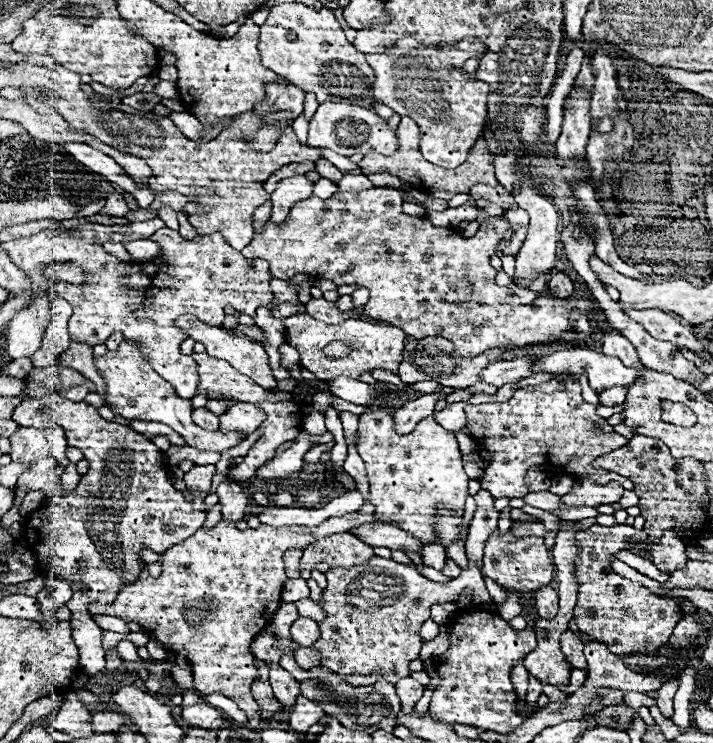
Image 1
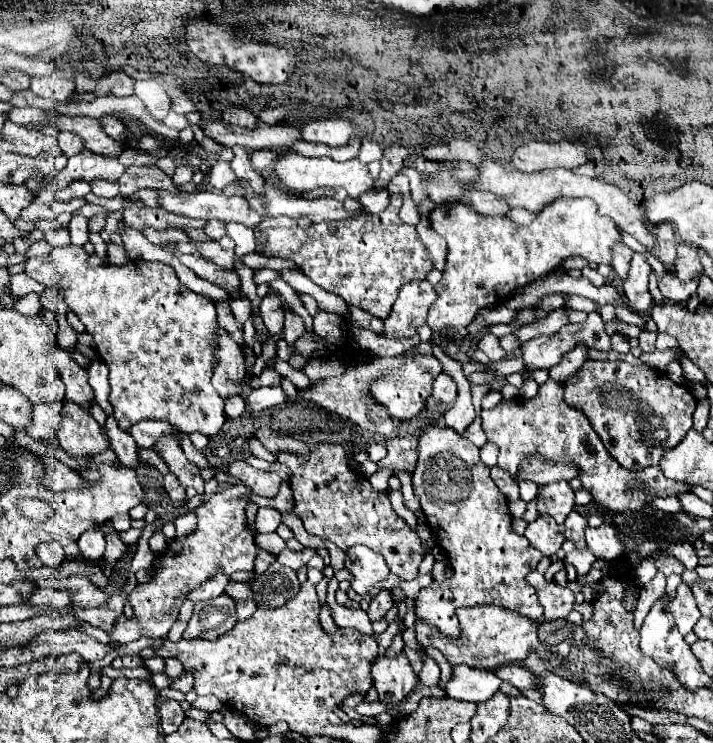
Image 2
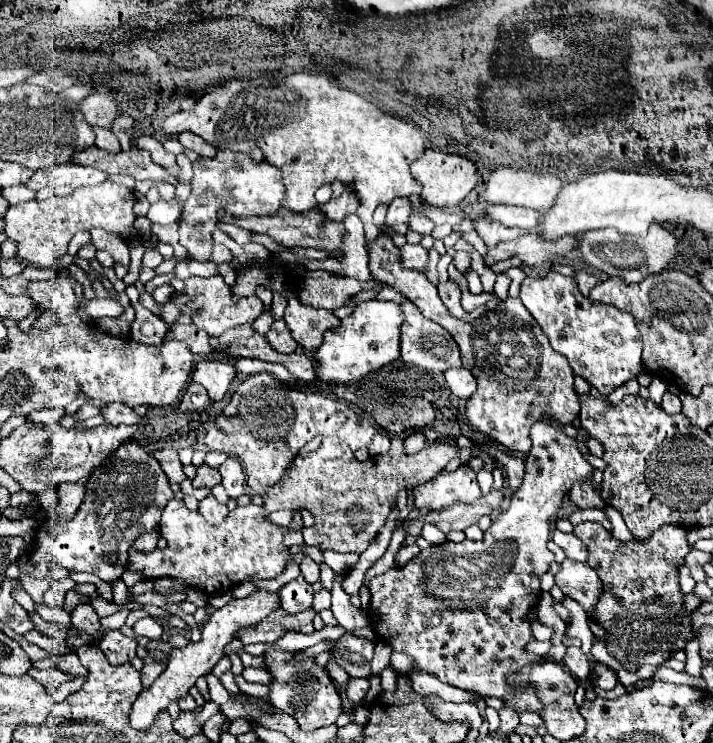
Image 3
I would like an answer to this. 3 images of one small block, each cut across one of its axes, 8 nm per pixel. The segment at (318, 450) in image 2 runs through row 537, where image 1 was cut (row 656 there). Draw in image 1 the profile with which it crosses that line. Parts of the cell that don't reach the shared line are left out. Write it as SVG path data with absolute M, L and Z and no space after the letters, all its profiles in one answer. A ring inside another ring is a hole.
M480 490L474 498L478 508L466 538L468 566L456 580L436 584L418 574L414 568L380 556L374 556L364 566L330 568L326 572L328 586L320 596L326 618L318 624L320 638L314 642L314 650L318 650L320 654L320 666L344 676L368 676L376 672L386 682L396 684L400 678L410 674L408 664L420 654L420 628L430 618L432 604L456 602L458 596L466 590L472 590L474 604L486 606L492 602L482 580L480 562L484 542L496 530L500 512L494 510L494 500L488 490Z

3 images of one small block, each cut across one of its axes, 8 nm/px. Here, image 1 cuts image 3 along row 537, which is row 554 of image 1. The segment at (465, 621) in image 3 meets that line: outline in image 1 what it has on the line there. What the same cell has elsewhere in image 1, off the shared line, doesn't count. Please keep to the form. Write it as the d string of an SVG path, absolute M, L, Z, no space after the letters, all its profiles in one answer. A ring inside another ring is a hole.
M510 532L502 538L492 534L486 540L484 548L484 562L482 562L482 574L496 580L502 588L514 588L516 592L532 592L540 586L546 586L554 578L554 566L550 552L544 546L544 538L526 536L516 540Z

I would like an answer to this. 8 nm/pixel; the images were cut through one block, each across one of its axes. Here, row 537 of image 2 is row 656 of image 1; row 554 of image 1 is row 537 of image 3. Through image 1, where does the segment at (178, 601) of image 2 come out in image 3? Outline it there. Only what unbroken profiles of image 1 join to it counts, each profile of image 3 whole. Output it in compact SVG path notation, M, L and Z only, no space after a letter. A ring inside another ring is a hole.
M172 500L162 510L162 536L166 538L168 546L164 550L156 548L152 552L140 552L132 546L128 550L126 570L140 572L144 580L164 576L176 578L204 594L226 592L252 578L276 578L282 574L288 560L288 548L282 544L282 536L290 532L302 518L300 510L302 508L294 512L294 520L288 526L278 526L268 520L268 512L262 506L248 504L230 512L222 526L210 526L202 514L188 510L182 500Z

